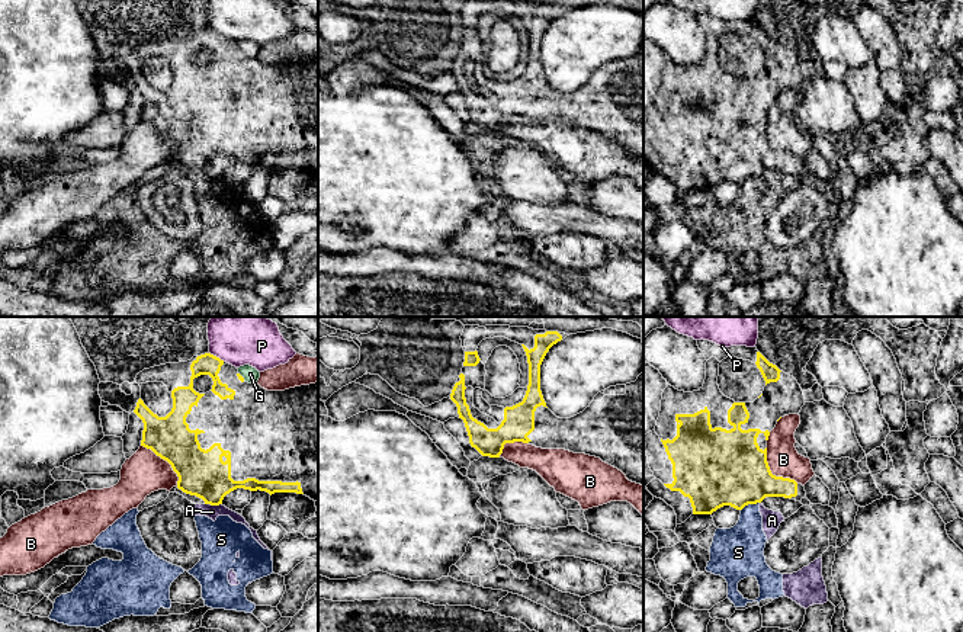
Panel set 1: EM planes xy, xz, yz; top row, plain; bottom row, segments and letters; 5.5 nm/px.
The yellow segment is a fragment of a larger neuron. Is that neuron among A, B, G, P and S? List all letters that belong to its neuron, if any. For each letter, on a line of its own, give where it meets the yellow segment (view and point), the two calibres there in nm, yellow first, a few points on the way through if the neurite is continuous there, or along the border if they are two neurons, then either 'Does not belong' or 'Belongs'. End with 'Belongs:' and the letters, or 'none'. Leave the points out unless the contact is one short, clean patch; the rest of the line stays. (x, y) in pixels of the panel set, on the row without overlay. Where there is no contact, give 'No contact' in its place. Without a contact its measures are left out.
A: Touches yellow at xy (214, 179). Thickness 260 nm (yellow) against 80 nm. Boundary: xy (205, 177), (221, 179). Does not belong
B: Touches yellow at yz (771, 148). Thickness 420 nm (yellow) against 180 nm. Does not belong
G: Touches yellow at xy (241, 51). Thickness 20 nm (yellow) against 90 nm. Boundary: xy (238, 47), (244, 54). Does not belong
P: Touches yellow at xy (215, 31). Thickness 120 nm (yellow) against 240 nm. Boundary: xy (209, 26), (224, 35). Does not belong
S: Touches yellow at yz (750, 177). Thickness 420 nm (yellow) against 240 nm. Boundary: yz (758, 176), (748, 177), (741, 185). Does not belong
Belongs: none

